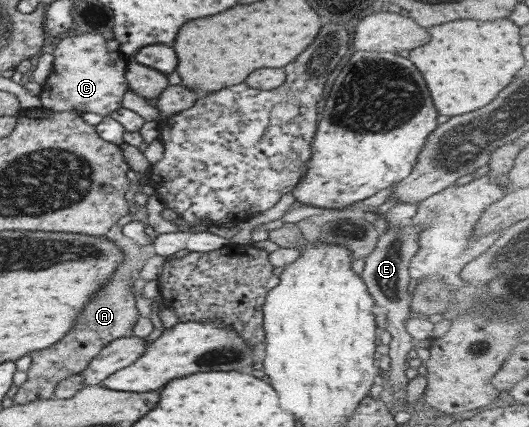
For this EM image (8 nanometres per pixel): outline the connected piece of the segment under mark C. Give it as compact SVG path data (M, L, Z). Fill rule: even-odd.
M92 33L56 39L52 50L53 71L49 72L38 96L41 108L80 114L94 112L103 116L122 106L123 94L128 89L124 72L128 60L117 51L108 52L105 41L106 38Z

